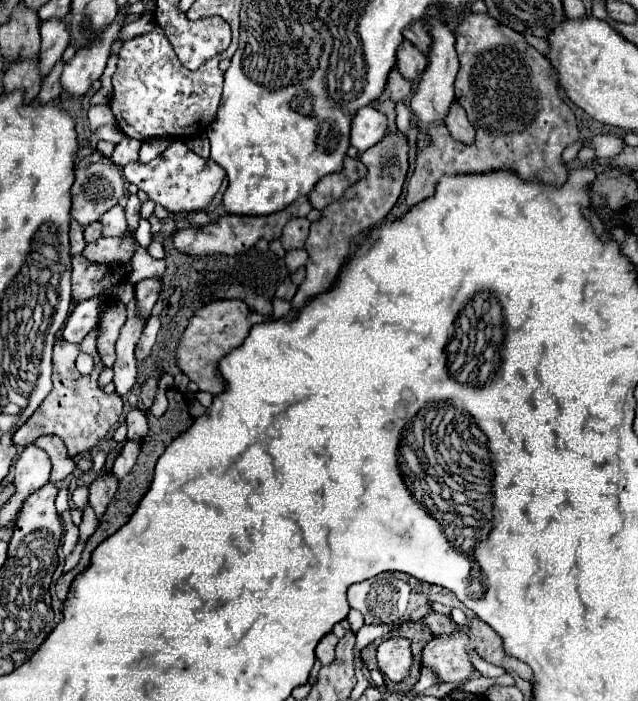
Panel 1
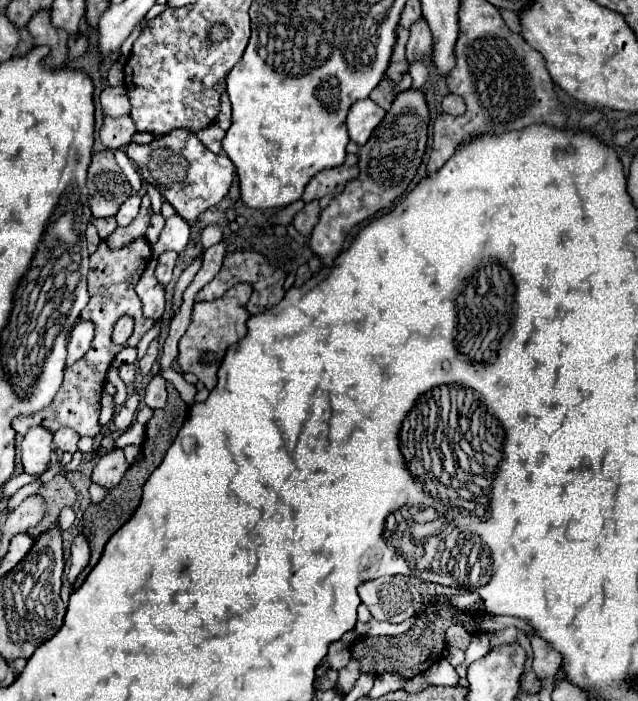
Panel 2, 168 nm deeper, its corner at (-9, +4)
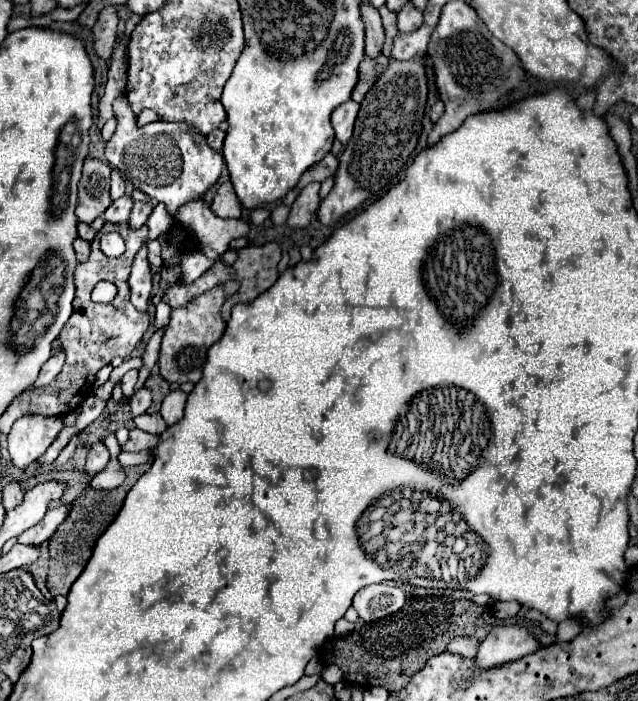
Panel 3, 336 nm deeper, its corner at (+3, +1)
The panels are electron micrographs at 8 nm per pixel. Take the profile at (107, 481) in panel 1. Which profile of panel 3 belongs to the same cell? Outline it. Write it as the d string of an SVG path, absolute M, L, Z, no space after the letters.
M98 441L98 443L94 443L94 445L90 447L88 459L86 459L86 467L84 467L84 469L86 469L88 473L96 475L96 473L100 473L100 471L108 465L108 461L110 461L108 449L104 447L102 441Z

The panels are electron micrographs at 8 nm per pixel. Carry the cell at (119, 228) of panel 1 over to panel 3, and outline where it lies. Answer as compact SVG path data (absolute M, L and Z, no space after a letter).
M124 195L124 197L120 197L118 201L114 201L114 203L106 209L104 217L106 217L106 221L110 221L110 223L124 223L124 221L128 221L128 217L130 217L130 209L132 209L132 199Z

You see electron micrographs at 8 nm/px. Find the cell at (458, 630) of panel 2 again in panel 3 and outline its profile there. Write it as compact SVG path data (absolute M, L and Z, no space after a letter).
M454 637L448 645L448 651L460 653L462 657L476 657L478 645L480 645L480 641L474 637Z

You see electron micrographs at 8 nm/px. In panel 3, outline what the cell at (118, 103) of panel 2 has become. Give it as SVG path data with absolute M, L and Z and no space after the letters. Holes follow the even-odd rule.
M126 97L114 99L114 115L118 125L104 151L108 165L112 165L136 189L144 191L154 201L164 203L172 217L184 201L202 197L218 181L224 167L224 157L208 145L206 135L202 135L194 125L184 121L156 121L138 127L138 119ZM127 143L130 143L130 151L121 151Z

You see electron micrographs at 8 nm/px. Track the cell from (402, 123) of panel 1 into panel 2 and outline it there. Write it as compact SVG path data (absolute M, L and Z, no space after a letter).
M430 58L424 60L424 62L414 62L410 64L410 76L412 76L412 90L418 90L424 86L426 78L428 78L428 72L430 72Z

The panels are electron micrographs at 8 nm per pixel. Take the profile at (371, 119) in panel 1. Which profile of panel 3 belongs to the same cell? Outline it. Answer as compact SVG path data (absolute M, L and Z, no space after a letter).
M346 101L340 107L336 107L332 111L332 127L336 131L336 139L346 145L346 141L352 137L352 129L354 129L354 121L356 121L356 113L358 113L360 105L356 101Z

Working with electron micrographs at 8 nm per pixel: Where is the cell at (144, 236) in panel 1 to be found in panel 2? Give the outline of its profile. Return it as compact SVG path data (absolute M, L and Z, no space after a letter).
M172 216L166 220L166 226L160 232L160 238L150 246L152 248L152 258L158 258L160 254L174 250L180 252L190 238L190 226L184 218L180 216Z

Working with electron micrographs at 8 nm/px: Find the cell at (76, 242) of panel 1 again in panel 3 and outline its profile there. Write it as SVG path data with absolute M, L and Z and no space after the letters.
M76 239L74 241L74 251L76 251L76 259L82 263L82 261L88 261L88 255L90 255L90 243L86 243L84 239Z

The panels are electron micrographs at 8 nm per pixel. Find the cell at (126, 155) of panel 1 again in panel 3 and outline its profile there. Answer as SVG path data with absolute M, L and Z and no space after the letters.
M112 171L112 187L110 187L110 199L112 201L116 201L118 197L122 197L124 195L124 179L120 177L120 173L118 171Z

